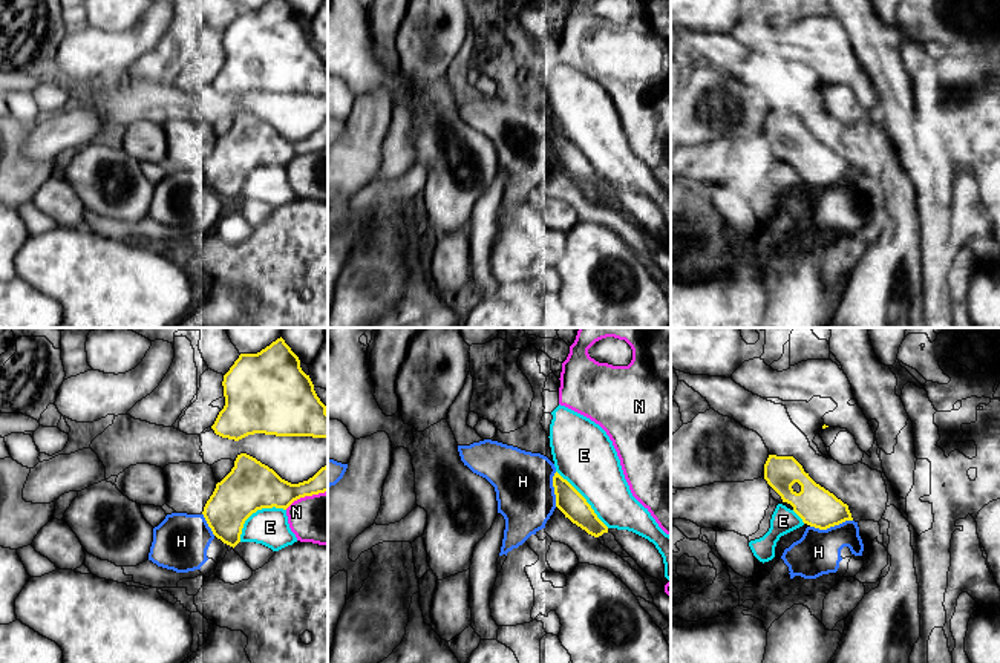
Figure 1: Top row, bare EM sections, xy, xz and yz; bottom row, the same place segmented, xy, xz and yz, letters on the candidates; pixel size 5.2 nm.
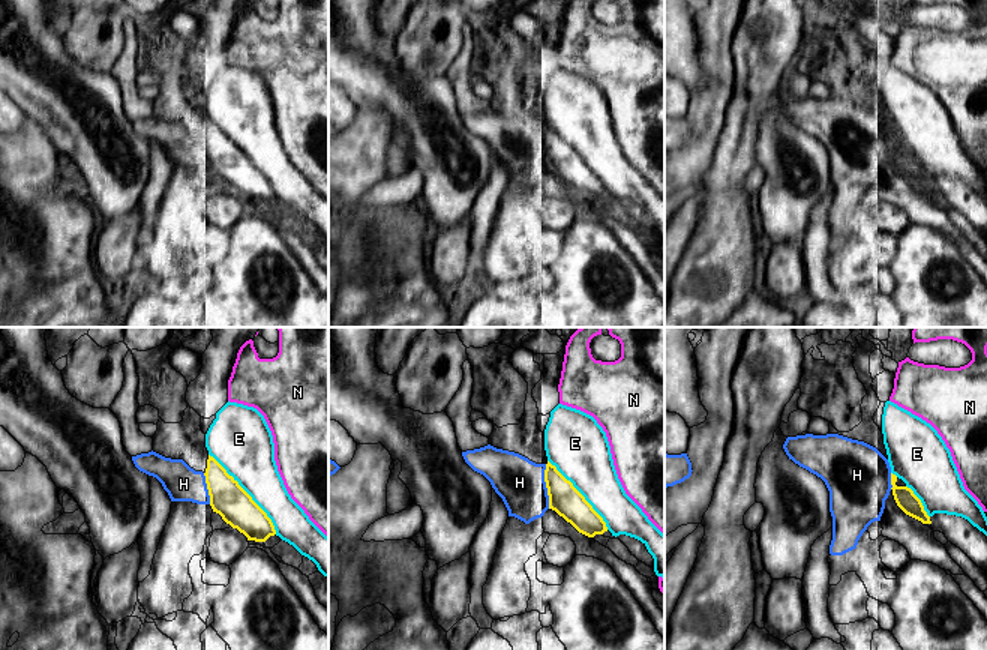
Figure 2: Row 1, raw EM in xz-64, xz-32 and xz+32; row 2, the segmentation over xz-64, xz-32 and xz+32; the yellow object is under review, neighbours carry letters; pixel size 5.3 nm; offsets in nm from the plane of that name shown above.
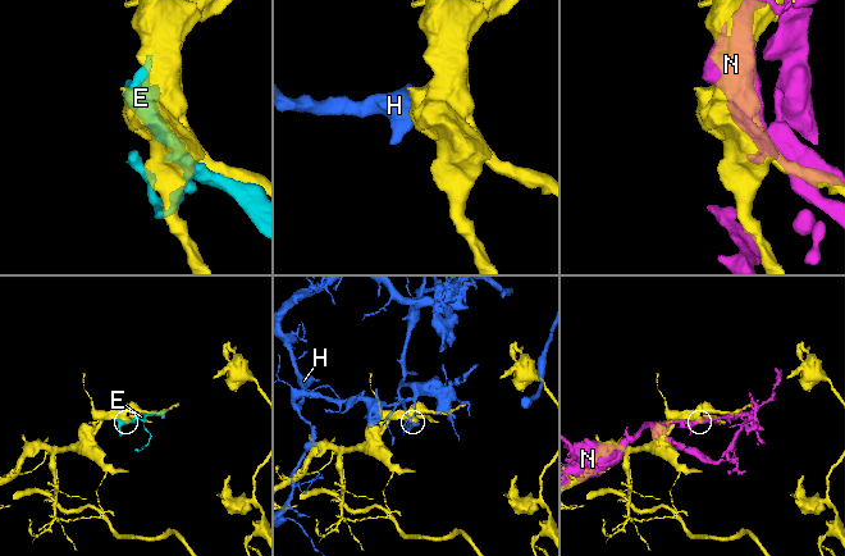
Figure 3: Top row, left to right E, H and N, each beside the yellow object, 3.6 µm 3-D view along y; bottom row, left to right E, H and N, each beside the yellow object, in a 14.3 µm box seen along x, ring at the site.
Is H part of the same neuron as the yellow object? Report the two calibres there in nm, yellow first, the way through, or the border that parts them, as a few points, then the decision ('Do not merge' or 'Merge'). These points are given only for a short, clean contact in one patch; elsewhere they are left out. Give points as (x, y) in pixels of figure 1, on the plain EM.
Thickness 200 nm (yellow) against 240 nm. Do not merge

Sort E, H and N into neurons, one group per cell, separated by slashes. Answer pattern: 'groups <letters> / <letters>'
groups E / H / N

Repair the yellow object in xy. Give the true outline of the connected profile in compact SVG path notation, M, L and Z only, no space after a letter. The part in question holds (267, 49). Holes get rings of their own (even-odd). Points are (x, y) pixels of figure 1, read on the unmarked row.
M286 0L240 11L224 32L225 63L211 86L239 98L248 92L328 95L328 64Z

